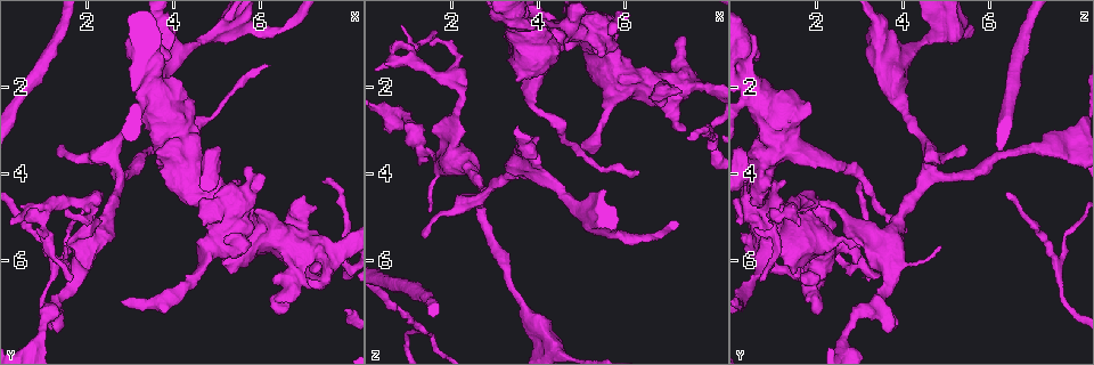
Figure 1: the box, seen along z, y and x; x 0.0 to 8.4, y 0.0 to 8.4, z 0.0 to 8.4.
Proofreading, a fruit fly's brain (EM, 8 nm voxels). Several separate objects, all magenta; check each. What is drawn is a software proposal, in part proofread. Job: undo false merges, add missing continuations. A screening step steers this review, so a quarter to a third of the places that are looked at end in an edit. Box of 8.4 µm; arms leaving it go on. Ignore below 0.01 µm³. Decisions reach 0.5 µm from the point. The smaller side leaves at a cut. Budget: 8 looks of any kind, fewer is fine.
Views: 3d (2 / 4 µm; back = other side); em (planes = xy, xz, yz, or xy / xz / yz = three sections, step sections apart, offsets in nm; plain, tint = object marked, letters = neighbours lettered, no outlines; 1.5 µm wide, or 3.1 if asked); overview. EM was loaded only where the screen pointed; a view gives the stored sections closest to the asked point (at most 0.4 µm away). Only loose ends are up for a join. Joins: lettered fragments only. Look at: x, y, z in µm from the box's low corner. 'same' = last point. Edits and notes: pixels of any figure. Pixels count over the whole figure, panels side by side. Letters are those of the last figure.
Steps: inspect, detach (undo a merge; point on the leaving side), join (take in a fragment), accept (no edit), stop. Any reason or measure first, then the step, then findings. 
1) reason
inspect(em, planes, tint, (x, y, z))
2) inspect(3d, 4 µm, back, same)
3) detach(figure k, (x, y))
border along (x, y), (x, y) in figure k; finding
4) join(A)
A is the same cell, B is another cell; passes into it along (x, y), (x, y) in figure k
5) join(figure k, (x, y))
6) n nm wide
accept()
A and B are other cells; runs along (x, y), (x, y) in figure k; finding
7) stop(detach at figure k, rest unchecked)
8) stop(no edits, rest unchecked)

thick end
inspect(3d, 2 µm, (5.60, 4.10, 1.15))

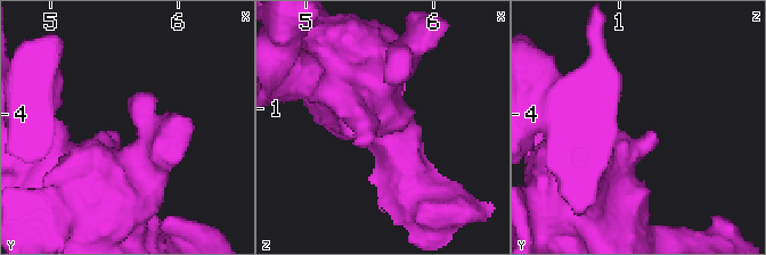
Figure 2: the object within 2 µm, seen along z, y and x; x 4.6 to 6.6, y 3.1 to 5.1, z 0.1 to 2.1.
inspect(em, yz, step 8, tint, (5.56, 4.14, 1.22))

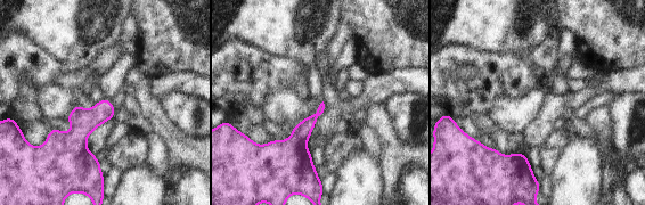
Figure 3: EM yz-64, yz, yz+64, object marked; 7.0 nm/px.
inspect(em, planes, letters, same)

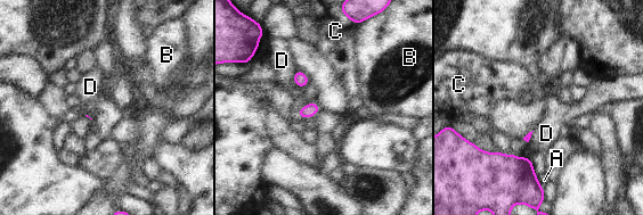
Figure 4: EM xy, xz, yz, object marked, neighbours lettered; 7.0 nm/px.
accept()
A, B, C and D are other cells; border along (298, 69), (293, 75), (296, 87) in figure 4; no lettered fragment goes on from it

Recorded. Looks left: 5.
an open end
inspect(3d, 2 µm, (1.60, 6.40, 0.75))

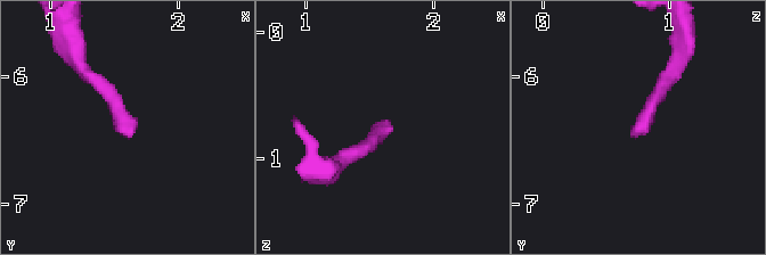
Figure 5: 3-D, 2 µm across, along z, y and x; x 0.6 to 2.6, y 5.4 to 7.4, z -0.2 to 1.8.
inspect(em, xy, step 8, letters, (1.68, 6.48, 0.68))

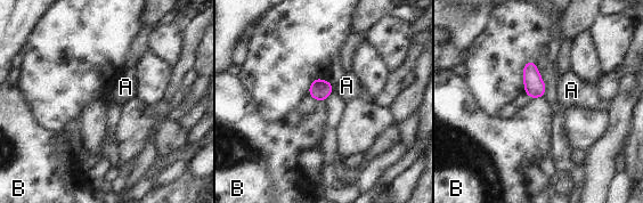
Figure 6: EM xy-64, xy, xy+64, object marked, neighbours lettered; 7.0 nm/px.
accept()
A and B are other cells; border along (332, 83), (333, 90) in figure 6; no lettered fragment goes on from it

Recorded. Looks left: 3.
an open end
inspect(3d, 4 µm, (1.40, 7.60, 3.75))

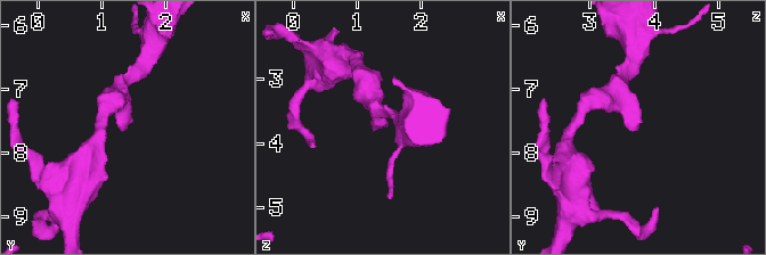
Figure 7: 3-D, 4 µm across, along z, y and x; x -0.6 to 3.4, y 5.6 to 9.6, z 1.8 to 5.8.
inspect(em, yz, step 8, tint, (1.45, 7.60, 3.75))

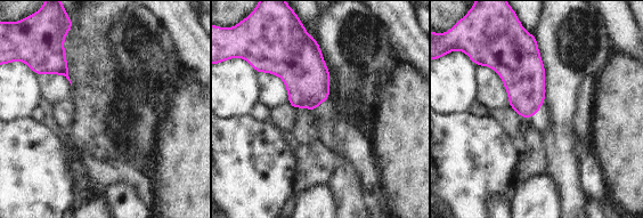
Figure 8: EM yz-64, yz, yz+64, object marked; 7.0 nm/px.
cut it another way
inspect(em, planes, letters, same)

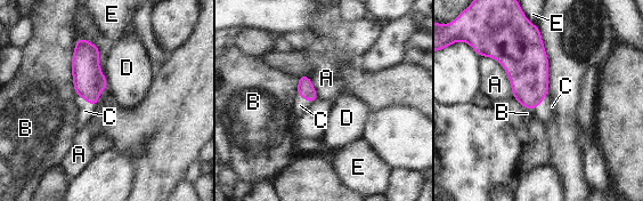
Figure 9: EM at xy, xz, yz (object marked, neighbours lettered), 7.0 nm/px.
join(C)
C is the same cell, A, B, D and E are other cells; passes into it along (528, 70), (540, 103), (544, 112) in figure 9; the neuron continues

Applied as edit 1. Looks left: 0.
stop(join at figure 9, rest unchecked)

